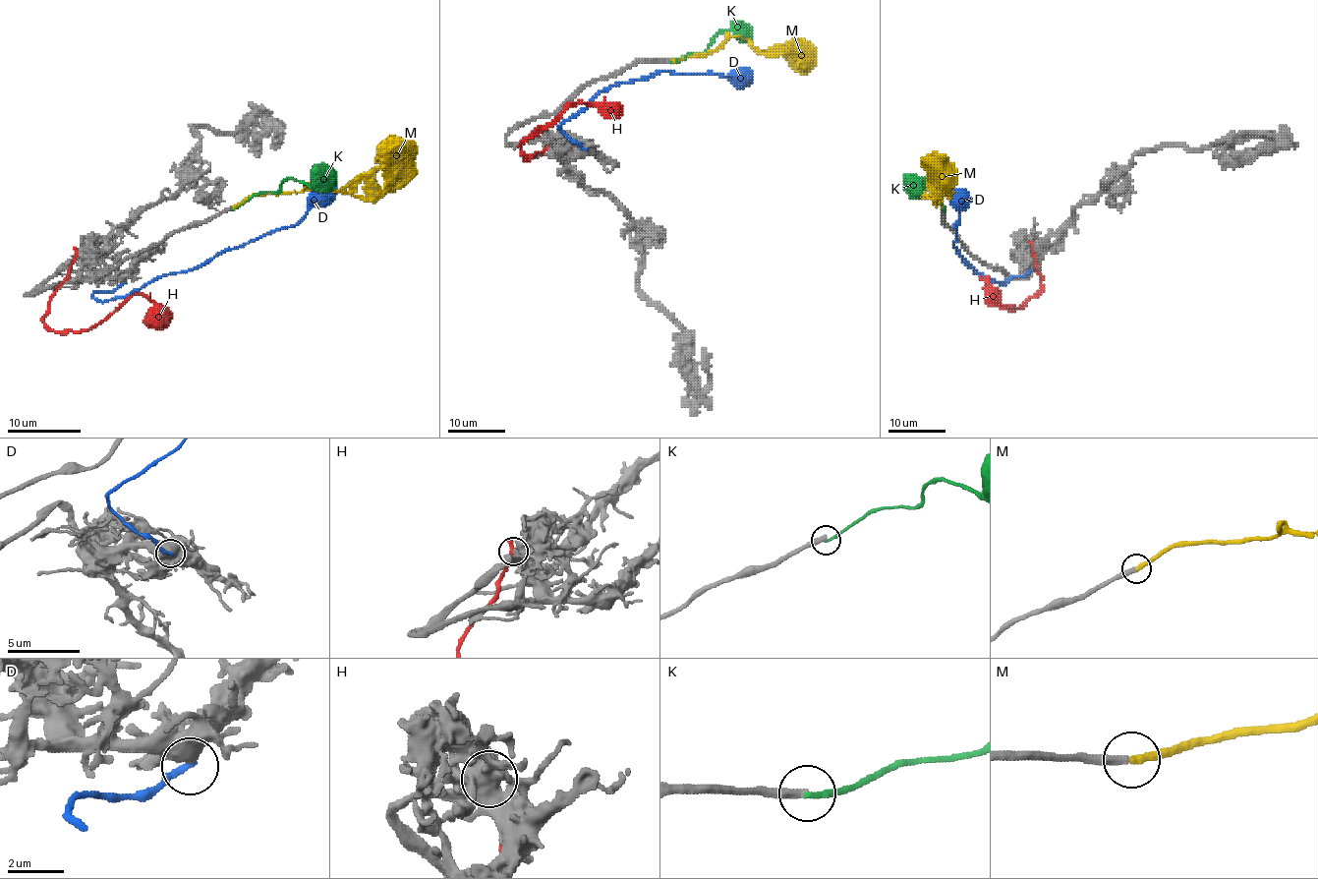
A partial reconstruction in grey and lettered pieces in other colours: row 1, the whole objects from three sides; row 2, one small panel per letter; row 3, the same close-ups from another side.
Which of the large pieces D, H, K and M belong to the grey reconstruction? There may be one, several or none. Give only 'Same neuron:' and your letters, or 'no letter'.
Same neuron: M

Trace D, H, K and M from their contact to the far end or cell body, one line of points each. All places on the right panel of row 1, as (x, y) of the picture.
D: (1031, 269), (1003, 284), (992, 281), (962, 258), (954, 247), (959, 208), (951, 199), (958, 189)
H: (1031, 247), (1041, 290), (1020, 306), (1001, 307), (987, 297), (987, 278), (989, 293), (999, 306)
K: (944, 210), (937, 198), (925, 189), (913, 192), (921, 186), (918, 181)
M: (944, 208), (938, 199), (919, 196), (925, 195), (935, 202), (957, 177)

